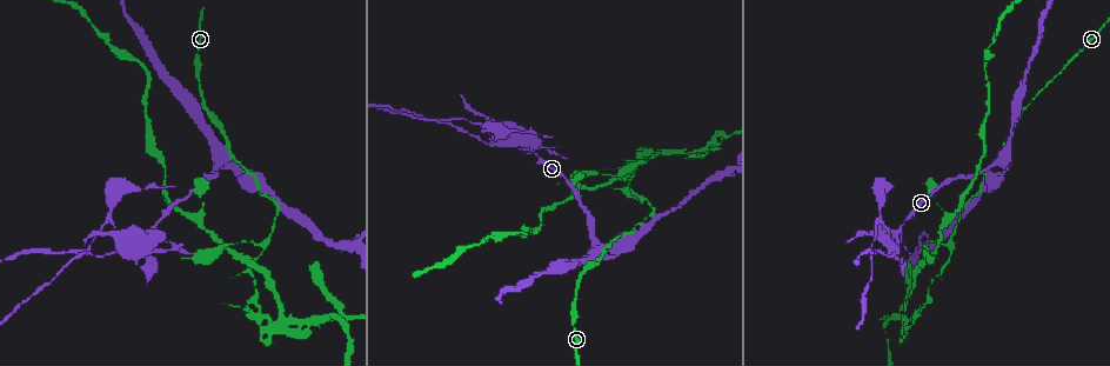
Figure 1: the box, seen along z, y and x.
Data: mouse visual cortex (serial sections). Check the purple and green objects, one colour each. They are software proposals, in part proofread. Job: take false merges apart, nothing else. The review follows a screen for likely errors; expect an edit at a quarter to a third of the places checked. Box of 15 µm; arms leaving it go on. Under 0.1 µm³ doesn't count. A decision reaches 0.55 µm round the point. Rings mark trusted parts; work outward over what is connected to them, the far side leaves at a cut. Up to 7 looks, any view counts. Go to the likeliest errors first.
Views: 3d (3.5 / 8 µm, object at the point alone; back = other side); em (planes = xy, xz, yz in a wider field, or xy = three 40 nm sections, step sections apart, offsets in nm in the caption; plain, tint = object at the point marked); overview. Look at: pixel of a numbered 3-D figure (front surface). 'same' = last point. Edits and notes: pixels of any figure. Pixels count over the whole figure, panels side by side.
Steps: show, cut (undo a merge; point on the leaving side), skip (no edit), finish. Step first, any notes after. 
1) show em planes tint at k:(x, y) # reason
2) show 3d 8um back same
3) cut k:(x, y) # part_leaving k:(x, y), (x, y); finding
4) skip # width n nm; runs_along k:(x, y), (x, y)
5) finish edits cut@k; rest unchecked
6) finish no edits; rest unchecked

show 3d 8um at 1:(598, 253) # abrupt turn

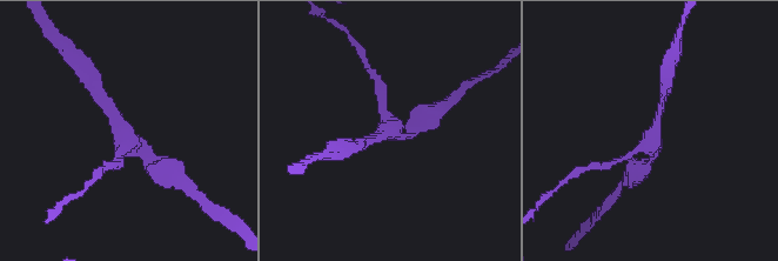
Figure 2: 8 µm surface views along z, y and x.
show 3d 3.5um at 2:(654, 137)

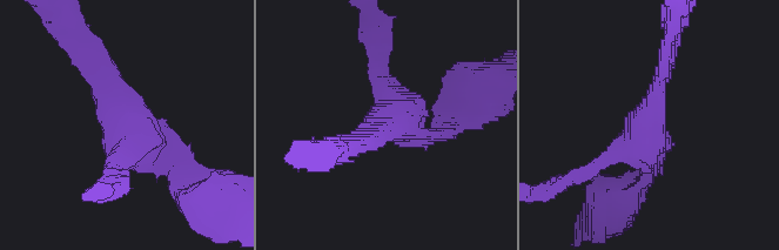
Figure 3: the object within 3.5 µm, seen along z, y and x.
show em xy step 2 tint at 3:(644, 125) # arms 3; arm_widths 200, 200, 300 nm; need the tissue

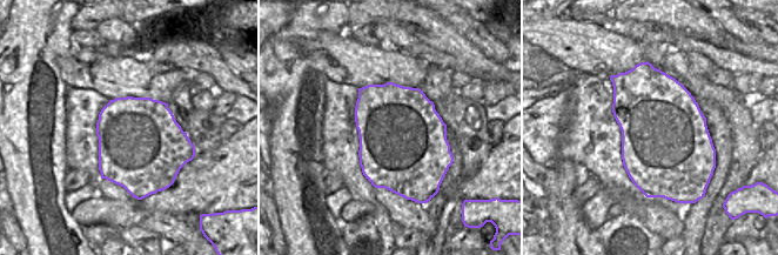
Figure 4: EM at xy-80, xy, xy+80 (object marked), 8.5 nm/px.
skip # runs_along 3:(376, 56), (408, 126), (434, 132), (444, 110); all the same cell

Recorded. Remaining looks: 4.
show 3d 3.5um at 1:(639, 196) # three-way junction

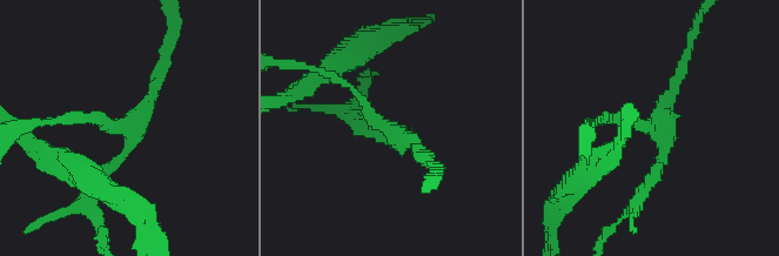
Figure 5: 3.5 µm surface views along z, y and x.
show em planes tint at 5:(659, 125) # arms 3; arm_widths 150, 150, 200 nm

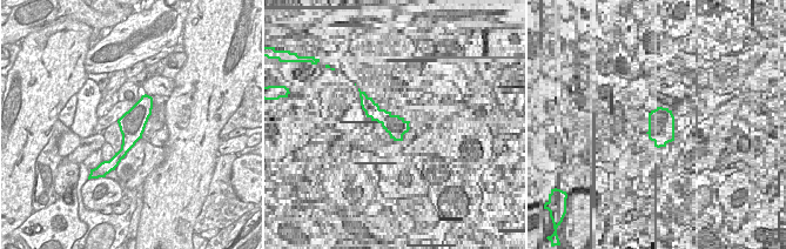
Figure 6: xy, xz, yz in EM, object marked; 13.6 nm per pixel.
cut 5:(103, 170) # part_leaving 5:(136, 120), (96, 210); two cells meet here

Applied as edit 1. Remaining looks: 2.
finish edits cut@5; rest unchecked

